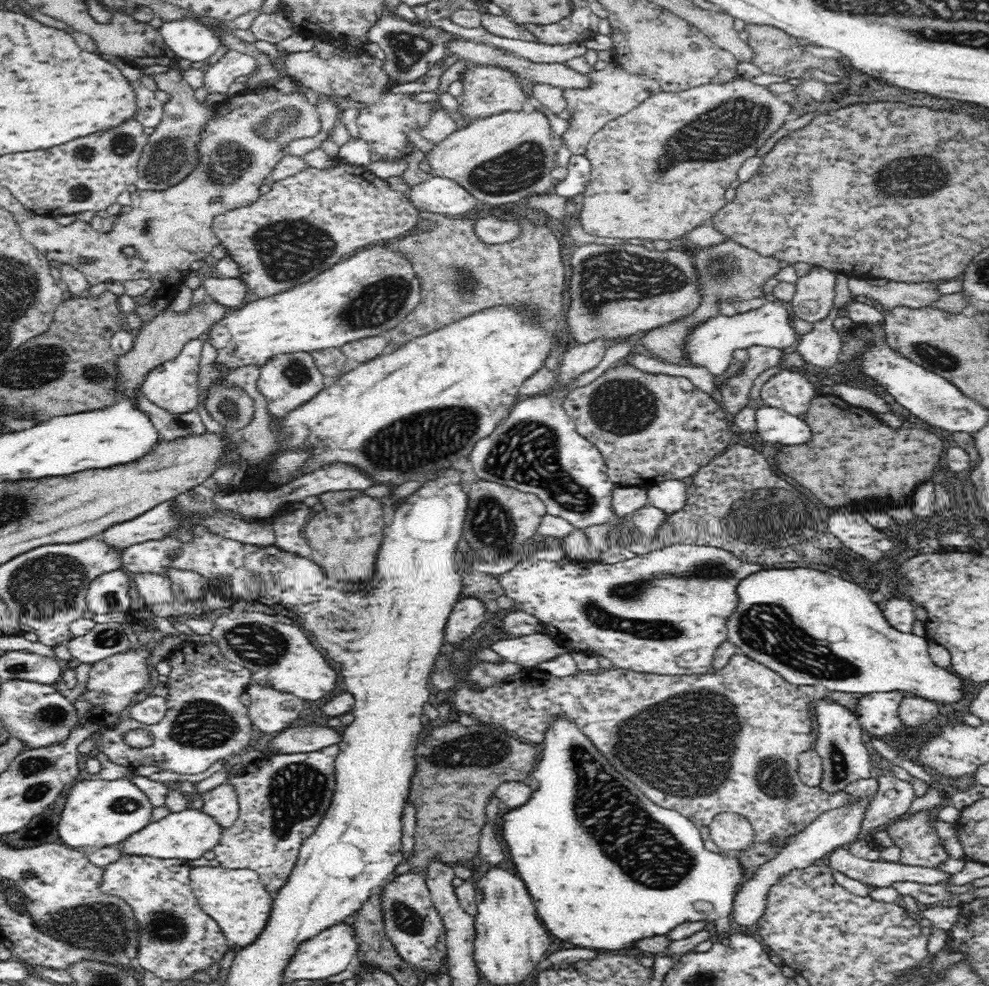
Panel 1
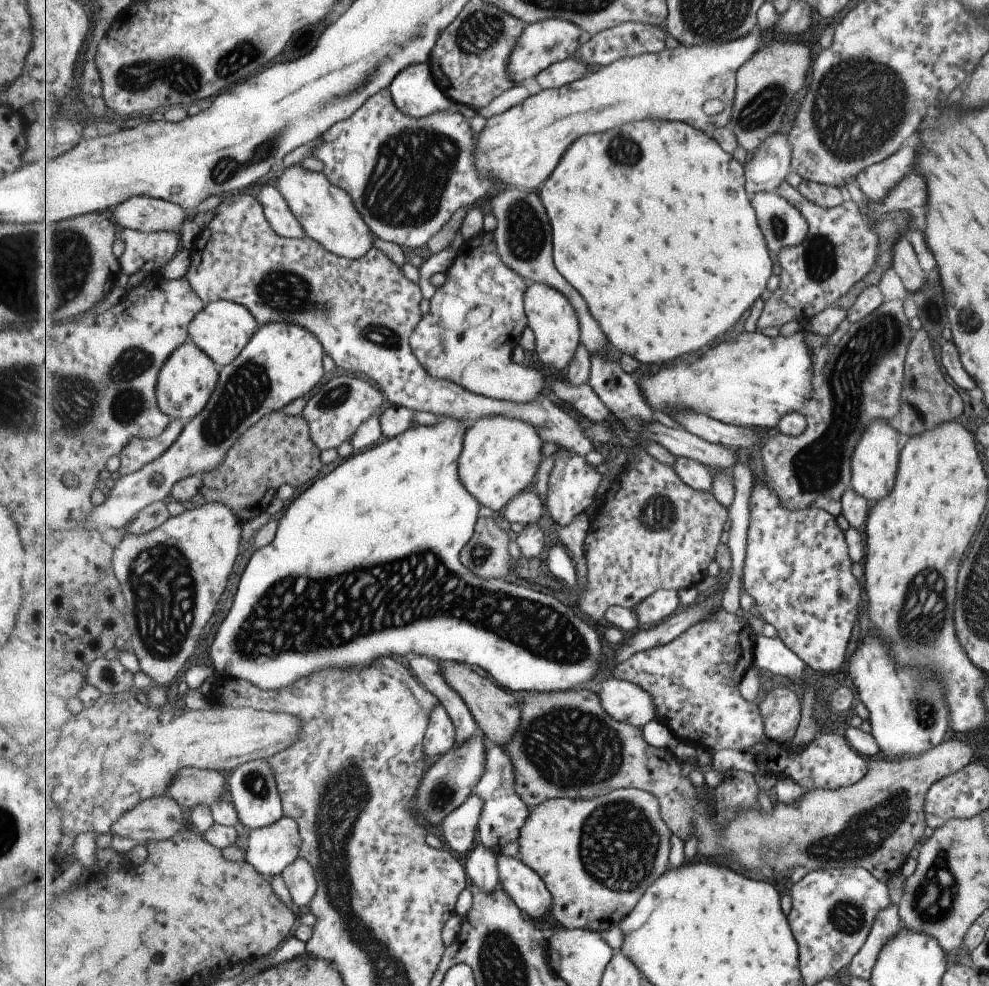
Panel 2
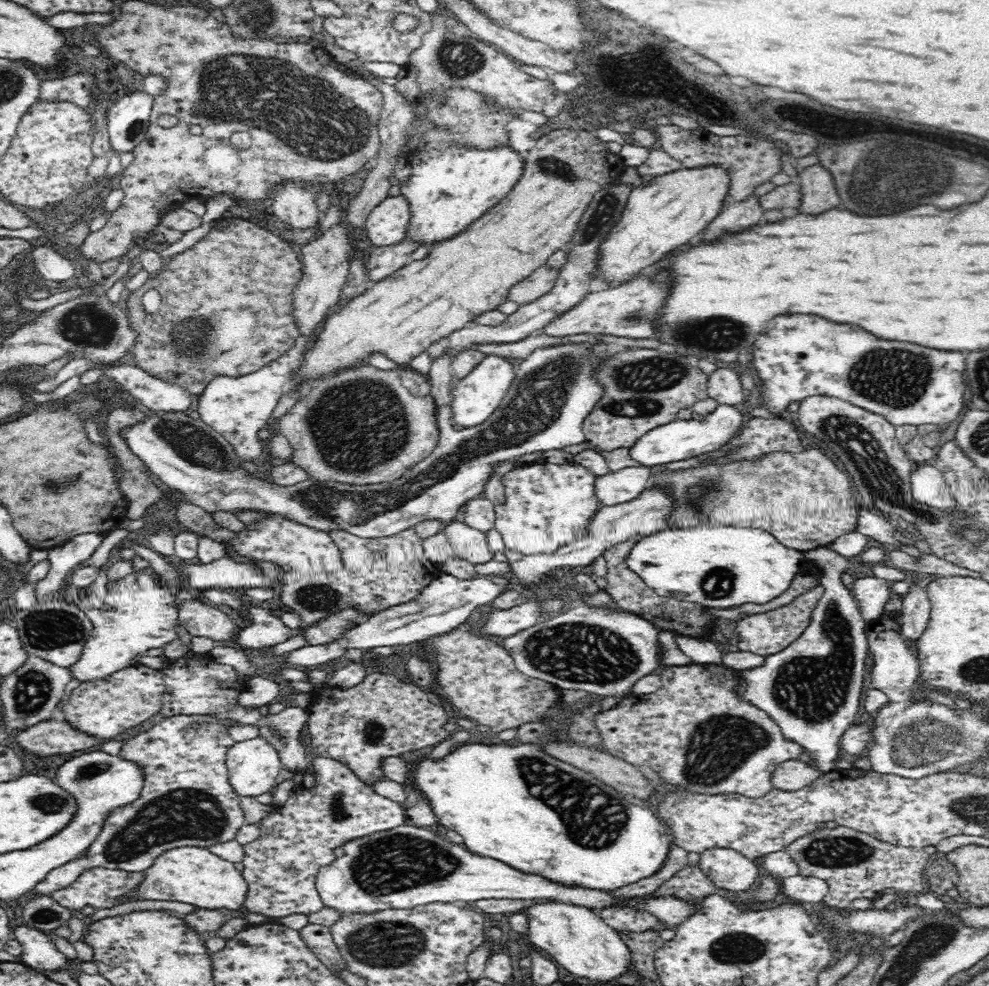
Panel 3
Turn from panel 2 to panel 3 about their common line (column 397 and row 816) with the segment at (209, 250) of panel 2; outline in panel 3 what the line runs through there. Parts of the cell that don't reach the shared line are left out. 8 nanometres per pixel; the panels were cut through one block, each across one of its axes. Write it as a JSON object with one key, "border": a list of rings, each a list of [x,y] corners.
{"border":[[[317,757],[312,760],[312,772],[315,779],[312,788],[297,786],[288,801],[264,815],[260,822],[260,836],[255,841],[243,845],[244,870],[241,874],[249,886],[244,906],[249,912],[269,916],[271,920],[289,917],[291,914],[302,914],[308,917],[324,908],[322,899],[315,887],[318,872],[330,866],[337,858],[334,848],[349,844],[377,832],[386,832],[397,826],[407,824],[405,811],[401,804],[377,794],[374,789],[361,781],[340,762],[329,758]]]}

